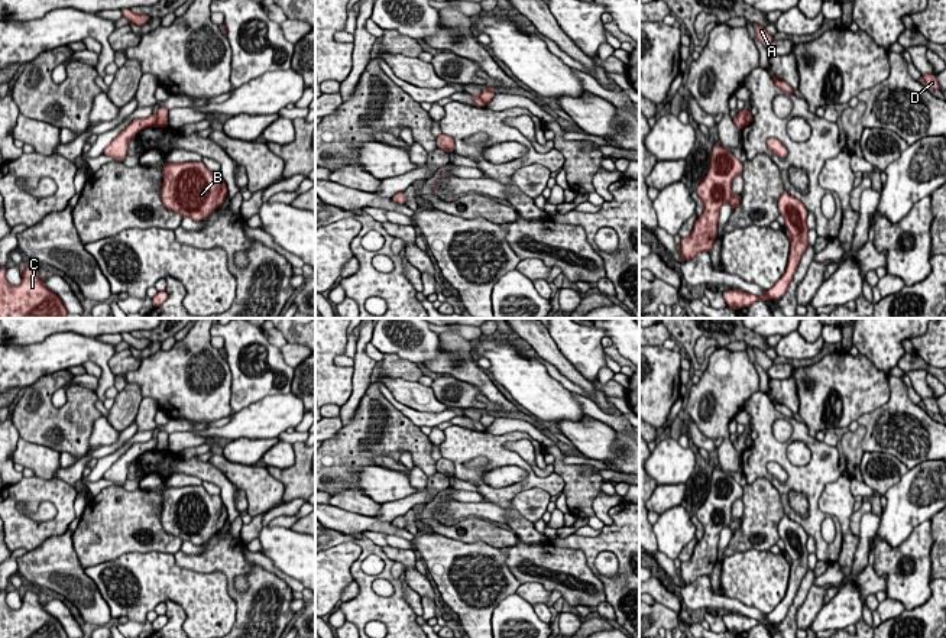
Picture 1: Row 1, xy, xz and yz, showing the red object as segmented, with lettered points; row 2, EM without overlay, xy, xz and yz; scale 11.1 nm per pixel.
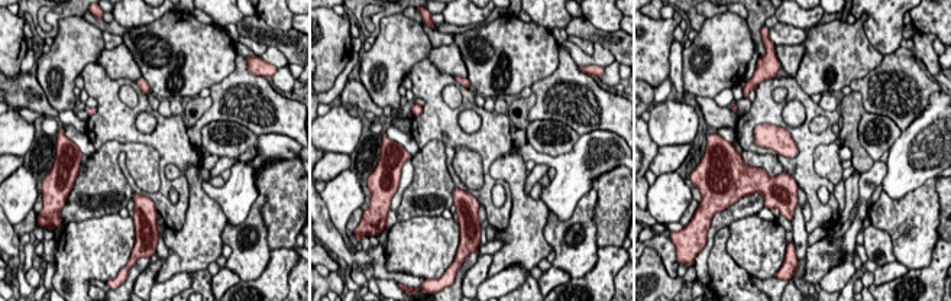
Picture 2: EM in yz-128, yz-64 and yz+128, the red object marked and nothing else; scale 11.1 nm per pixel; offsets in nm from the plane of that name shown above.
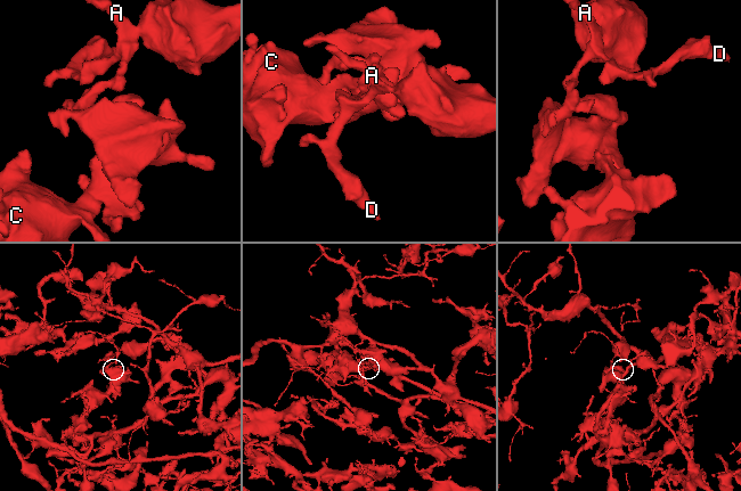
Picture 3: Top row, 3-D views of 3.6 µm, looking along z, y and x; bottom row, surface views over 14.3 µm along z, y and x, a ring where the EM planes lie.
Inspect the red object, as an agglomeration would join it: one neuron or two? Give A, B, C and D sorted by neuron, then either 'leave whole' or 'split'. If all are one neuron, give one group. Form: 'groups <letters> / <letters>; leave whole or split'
groups A D / B C; split

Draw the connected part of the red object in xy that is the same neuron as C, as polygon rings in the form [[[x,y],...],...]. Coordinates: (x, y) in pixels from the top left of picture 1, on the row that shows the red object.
[[[26,263],[22,282],[14,286],[6,279],[6,268],[0,268],[0,318],[67,318],[65,305],[43,285],[38,266]]]

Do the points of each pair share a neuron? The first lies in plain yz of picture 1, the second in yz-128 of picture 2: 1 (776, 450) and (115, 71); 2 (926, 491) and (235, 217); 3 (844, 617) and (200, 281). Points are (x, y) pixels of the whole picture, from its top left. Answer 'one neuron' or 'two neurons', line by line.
1: two neurons
2: one neuron
3: two neurons

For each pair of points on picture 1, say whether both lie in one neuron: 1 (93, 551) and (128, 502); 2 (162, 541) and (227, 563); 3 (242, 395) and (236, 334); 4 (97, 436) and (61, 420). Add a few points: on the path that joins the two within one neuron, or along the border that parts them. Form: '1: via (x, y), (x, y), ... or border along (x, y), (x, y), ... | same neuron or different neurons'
1: via (101, 540), (101, 536), (123, 514) | same neuron
2: border along (180, 550), (174, 554) | different neurons
3: via (242, 381), (236, 365), (236, 349) | same neuron
4: border along (101, 415), (93, 426), (88, 449) | different neurons

